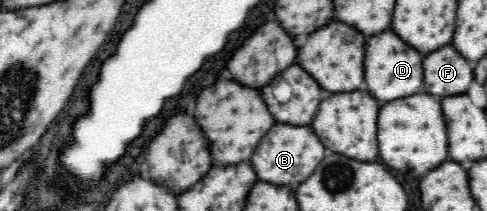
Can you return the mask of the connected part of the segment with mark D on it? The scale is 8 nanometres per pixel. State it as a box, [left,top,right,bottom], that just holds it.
[366,31,424,101]

